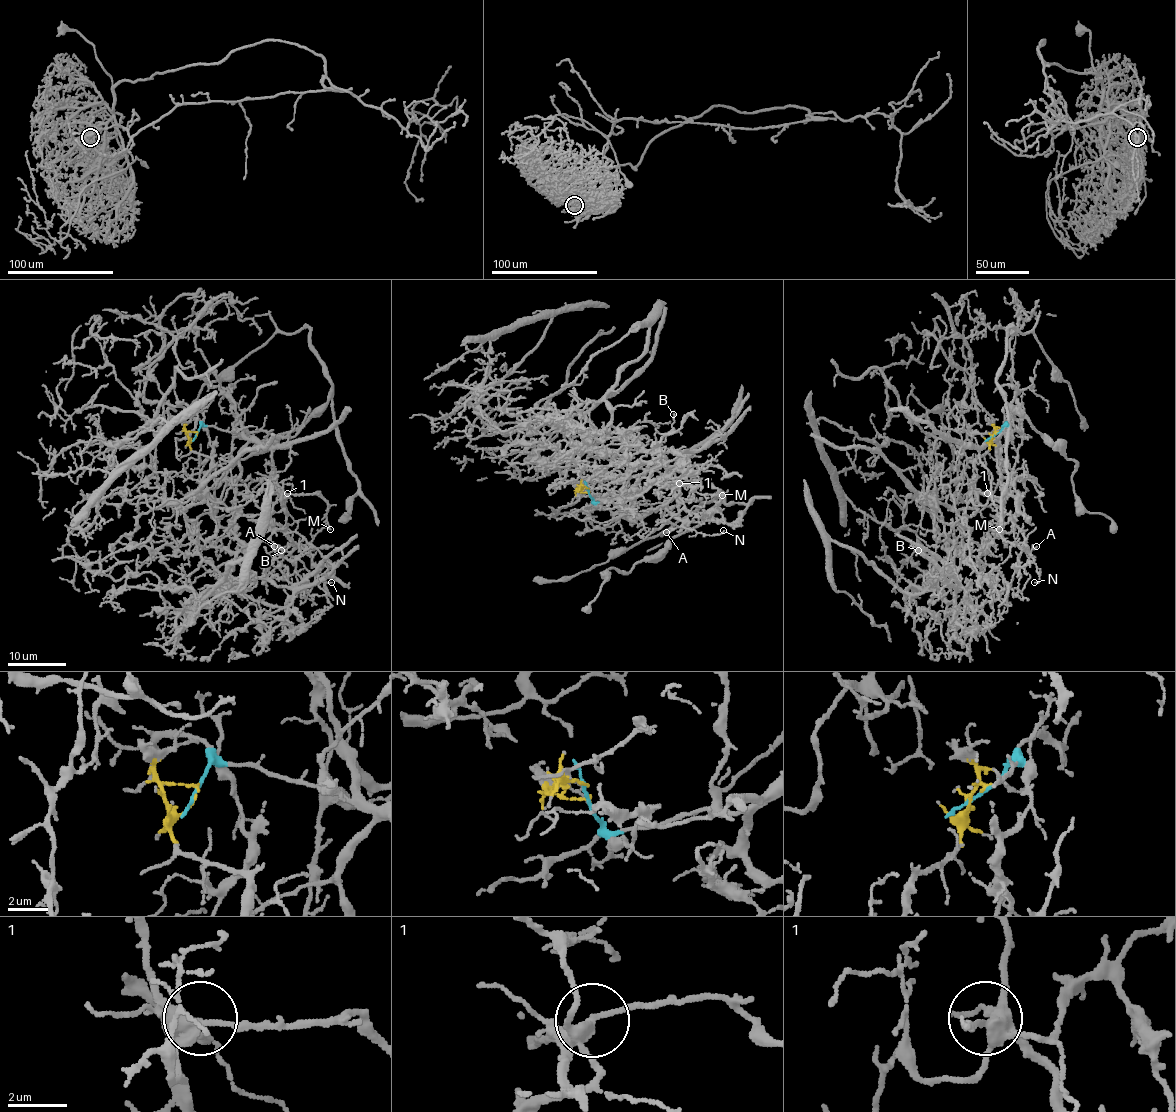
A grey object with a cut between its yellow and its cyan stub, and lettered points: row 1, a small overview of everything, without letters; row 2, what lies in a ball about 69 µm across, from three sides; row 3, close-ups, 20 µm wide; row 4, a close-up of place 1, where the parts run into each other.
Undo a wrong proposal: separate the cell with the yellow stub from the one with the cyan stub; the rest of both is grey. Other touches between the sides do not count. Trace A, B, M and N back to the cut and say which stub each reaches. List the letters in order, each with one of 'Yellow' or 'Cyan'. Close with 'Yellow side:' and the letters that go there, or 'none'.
A: Cyan
B: Yellow
M: Cyan
N: Cyan
Yellow side: B

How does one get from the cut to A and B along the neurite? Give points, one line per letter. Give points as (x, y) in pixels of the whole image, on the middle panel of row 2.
A: (588, 491), (595, 502), (622, 495), (636, 496), (664, 476), (678, 504), (678, 517), (686, 523), (667, 533)
B: (590, 491), (582, 486), (601, 469), (627, 473), (664, 464), (657, 447), (673, 428), (673, 413)

